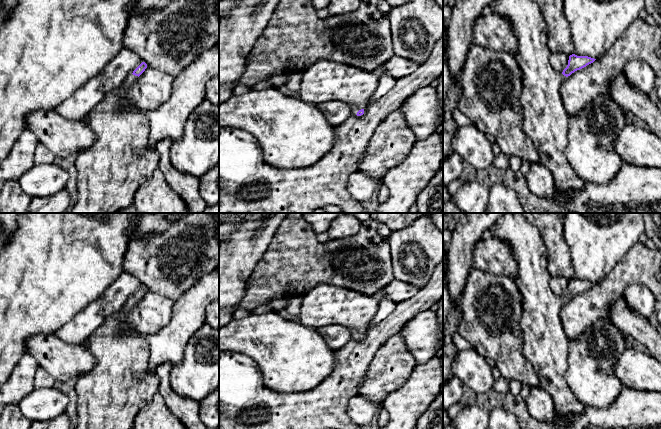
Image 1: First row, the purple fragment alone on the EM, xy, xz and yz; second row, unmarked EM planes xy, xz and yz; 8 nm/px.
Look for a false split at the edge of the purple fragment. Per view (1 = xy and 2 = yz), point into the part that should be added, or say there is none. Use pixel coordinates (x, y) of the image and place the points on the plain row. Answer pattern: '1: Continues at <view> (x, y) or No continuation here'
1: Continues at xy (110, 396)
2: Continues at yz (545, 345)

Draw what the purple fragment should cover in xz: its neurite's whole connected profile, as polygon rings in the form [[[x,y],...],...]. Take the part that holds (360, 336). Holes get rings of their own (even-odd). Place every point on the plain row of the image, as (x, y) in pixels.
[[[319,284],[302,297],[299,318],[301,324],[315,329],[331,325],[347,327],[351,330],[353,338],[361,340],[378,308],[379,301],[372,296],[341,286]]]

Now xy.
[[[142,286],[117,313],[106,317],[101,326],[82,344],[95,357],[96,364],[90,372],[82,374],[76,379],[78,422],[75,429],[132,429],[138,412],[159,392],[158,375],[148,371],[149,349],[146,335],[140,332],[122,333],[122,327],[126,323],[128,314],[146,292],[147,288]]]

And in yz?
[[[504,213],[490,227],[493,237],[506,241],[517,261],[515,283],[522,294],[522,331],[524,356],[532,364],[539,380],[539,386],[550,394],[554,401],[555,413],[560,417],[578,415],[584,412],[584,405],[574,395],[565,380],[569,356],[569,339],[564,332],[560,313],[568,300],[593,287],[596,283],[588,280],[569,280],[568,289],[562,297],[556,296],[550,288],[552,278],[549,273],[548,258],[543,239],[536,227],[530,224],[521,213]]]

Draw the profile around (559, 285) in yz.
[[[554,276],[550,280],[550,288],[558,297],[562,297],[563,294],[567,291],[568,284],[569,280],[560,276]]]

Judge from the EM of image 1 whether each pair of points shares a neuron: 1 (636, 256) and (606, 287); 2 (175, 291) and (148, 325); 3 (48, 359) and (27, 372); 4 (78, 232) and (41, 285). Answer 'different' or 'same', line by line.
1: same
2: different
3: different
4: same

